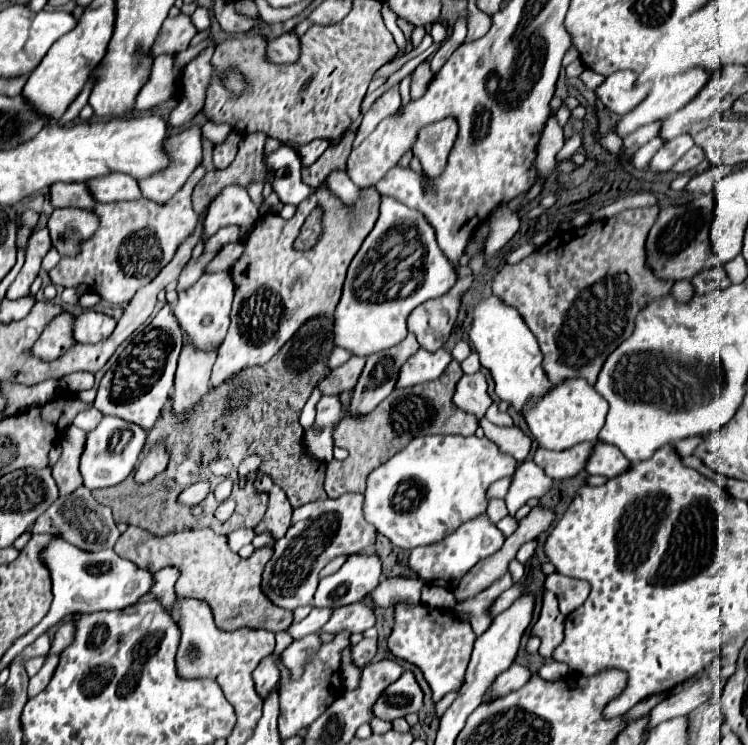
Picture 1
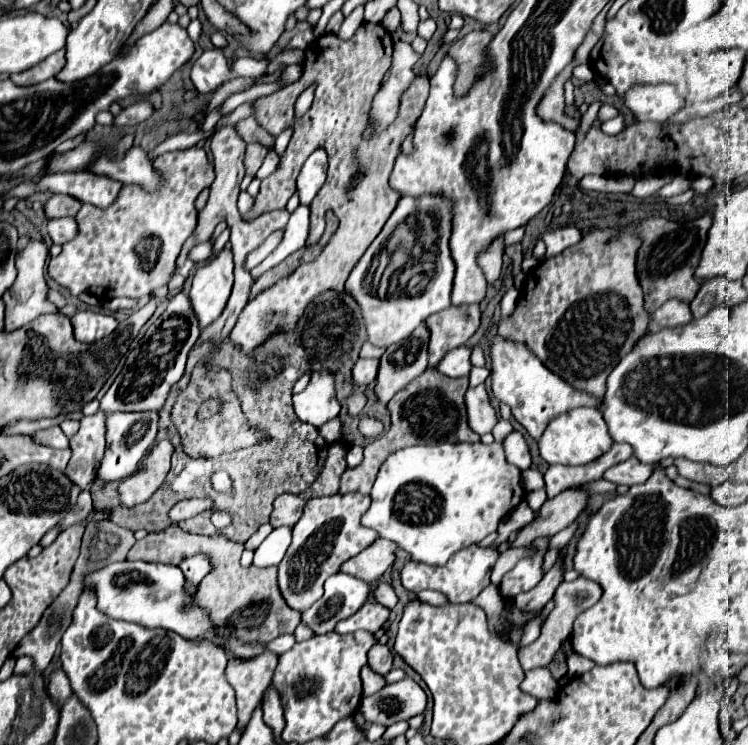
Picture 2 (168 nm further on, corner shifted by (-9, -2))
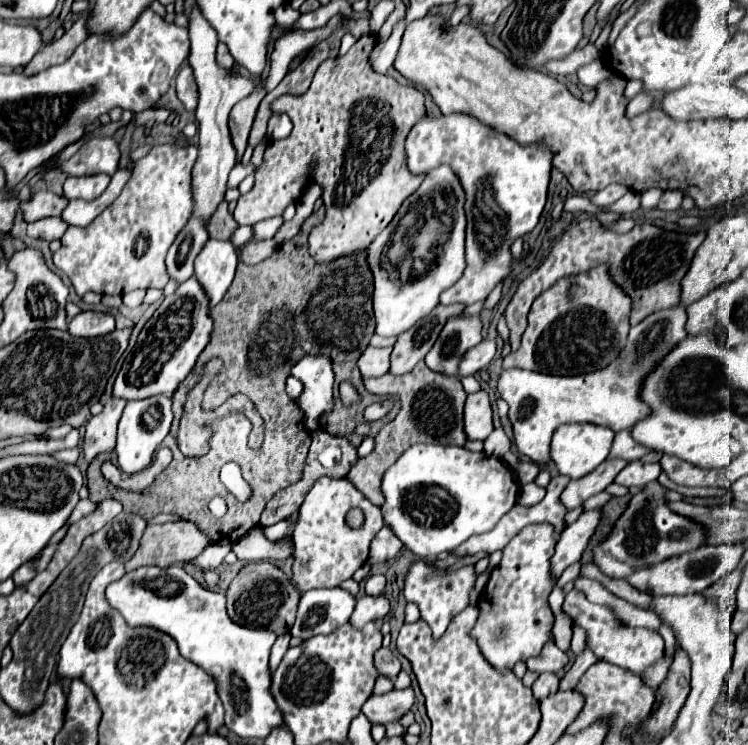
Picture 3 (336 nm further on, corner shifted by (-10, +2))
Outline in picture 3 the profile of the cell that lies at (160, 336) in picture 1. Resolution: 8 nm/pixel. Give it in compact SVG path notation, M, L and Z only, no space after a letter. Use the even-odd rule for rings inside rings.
M191 276L189 280L179 284L179 288L171 296L167 296L161 302L161 306L153 312L153 316L139 332L133 352L125 360L115 380L113 396L125 400L141 400L155 394L173 396L177 386L193 370L199 354L211 340L211 332L213 320L209 316L209 298L203 286L199 286L197 278Z

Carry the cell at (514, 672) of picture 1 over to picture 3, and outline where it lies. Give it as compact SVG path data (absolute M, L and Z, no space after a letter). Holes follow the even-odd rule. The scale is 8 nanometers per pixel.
M541 674L535 684L533 684L533 696L537 700L543 700L547 698L551 692L557 692L559 690L559 678L555 674Z

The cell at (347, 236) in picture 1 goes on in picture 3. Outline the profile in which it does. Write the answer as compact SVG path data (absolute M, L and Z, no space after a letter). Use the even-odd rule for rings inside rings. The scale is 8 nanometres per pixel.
M375 36L359 38L345 56L325 60L317 68L313 82L303 96L281 96L271 104L273 112L289 114L293 130L287 138L267 144L263 164L255 170L255 186L239 198L235 208L235 220L239 226L253 226L255 220L281 216L289 204L301 198L305 188L305 170L313 170L313 182L323 186L323 202L327 208L327 216L321 226L323 230L311 230L313 234L309 236L311 241L308 241L309 254L319 264L347 256L359 248L367 248L393 220L403 200L411 196L425 178L425 174L409 172L405 156L405 138L409 130L425 116L425 94L413 84L397 84L389 76L375 74L367 62L373 46Z

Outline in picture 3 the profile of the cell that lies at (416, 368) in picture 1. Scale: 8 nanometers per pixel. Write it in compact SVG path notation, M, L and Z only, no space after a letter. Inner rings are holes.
M495 340L479 342L475 348L471 348L471 352L467 352L467 356L463 356L463 364L459 364L459 374L471 376L471 374L479 372L495 358L495 352L497 352Z

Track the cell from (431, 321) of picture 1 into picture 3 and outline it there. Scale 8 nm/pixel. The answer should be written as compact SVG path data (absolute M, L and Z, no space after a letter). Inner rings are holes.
M463 314L443 328L439 340L425 356L425 364L439 374L459 376L459 362L463 354L481 342L481 320L479 316L465 318Z

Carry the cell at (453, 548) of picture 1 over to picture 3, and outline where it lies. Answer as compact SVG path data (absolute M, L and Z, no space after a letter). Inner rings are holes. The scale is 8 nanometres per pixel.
M419 560L411 566L405 580L405 598L407 602L415 602L421 612L421 620L425 620L433 632L433 638L439 640L447 630L449 622L469 604L469 590L475 586L475 570L461 568L455 574L443 574L443 570L429 564L429 560Z

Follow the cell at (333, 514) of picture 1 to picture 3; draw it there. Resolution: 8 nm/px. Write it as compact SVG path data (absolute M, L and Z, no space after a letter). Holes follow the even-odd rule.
M319 478L299 508L299 524L293 532L293 580L299 590L307 592L313 588L335 588L343 580L349 580L355 570L367 562L369 544L383 524L381 510L373 506L347 478ZM351 508L361 508L365 512L363 528L355 530L345 524L345 516Z

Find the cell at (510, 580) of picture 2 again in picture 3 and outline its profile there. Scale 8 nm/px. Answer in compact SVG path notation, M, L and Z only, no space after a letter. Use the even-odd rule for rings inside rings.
M547 524L523 528L503 548L503 558L485 586L485 598L477 602L479 616L471 630L471 638L475 638L483 658L499 672L509 672L517 662L539 656L541 648L553 638L553 612L547 604L547 596L555 586L549 562L555 542L555 534Z

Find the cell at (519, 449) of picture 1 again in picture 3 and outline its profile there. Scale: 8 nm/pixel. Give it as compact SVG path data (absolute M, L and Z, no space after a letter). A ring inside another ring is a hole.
M519 462L519 468L515 470L515 476L517 476L517 482L519 484L529 484L537 478L539 474L539 466L533 466L531 462Z

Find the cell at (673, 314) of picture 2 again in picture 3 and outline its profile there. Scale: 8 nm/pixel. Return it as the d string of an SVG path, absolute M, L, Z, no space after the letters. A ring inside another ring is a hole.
M681 306L655 312L643 322L633 326L627 336L627 344L619 356L601 370L579 376L551 376L527 370L503 370L497 382L499 398L509 404L509 422L513 426L513 442L517 450L531 462L543 466L551 462L549 444L553 432L571 422L587 422L611 428L613 432L629 430L639 420L651 414L651 408L641 400L643 380L657 368L659 360L667 356L685 336L687 312Z

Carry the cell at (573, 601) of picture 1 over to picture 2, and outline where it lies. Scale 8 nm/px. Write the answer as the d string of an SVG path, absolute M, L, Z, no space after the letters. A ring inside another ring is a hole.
M582 576L576 578L574 582L562 582L562 584L558 586L556 594L554 594L554 610L550 612L546 624L542 626L542 634L540 634L538 640L534 640L530 646L524 646L524 648L518 650L518 658L520 658L522 668L524 668L524 670L544 668L544 666L552 660L554 652L560 648L560 642L570 636L574 618L576 618L580 612L588 610L590 604L596 604L598 598L600 598L600 594L602 594L602 588L600 588L596 582L590 582L590 580L582 578Z

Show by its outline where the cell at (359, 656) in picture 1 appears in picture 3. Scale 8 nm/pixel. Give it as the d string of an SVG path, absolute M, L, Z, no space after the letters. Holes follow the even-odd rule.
M381 648L377 654L375 654L375 668L381 676L385 678L397 678L399 670L401 670L401 664L399 660L393 656L393 652L389 648Z

